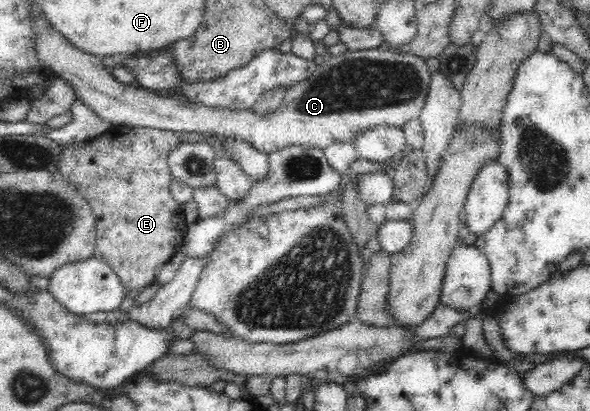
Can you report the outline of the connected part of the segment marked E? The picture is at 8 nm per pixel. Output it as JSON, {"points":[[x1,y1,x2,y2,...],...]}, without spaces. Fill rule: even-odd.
{"points":[[112,125,108,128,108,130,105,130,102,134,99,134,91,139,92,140,88,140,88,142,80,142,80,144,76,144,76,146,74,144,60,146,60,150,62,151,60,151,60,154,58,155,57,170,60,176,64,180,68,181,83,196,83,198,87,200,87,203,93,210,96,227,93,257,104,261,119,276,120,282,127,292,139,292,156,281,160,270,162,270,162,266,164,266,164,264,166,264,173,255,180,253,182,246,184,246,186,232,188,232,188,226,186,224,186,219,184,218,183,205,178,204,170,192,170,186,172,186,172,180,174,178,170,172,170,165,168,165,168,156,170,156,170,152,174,151,180,144,183,143,182,137,180,137,180,132,173,130]]}

